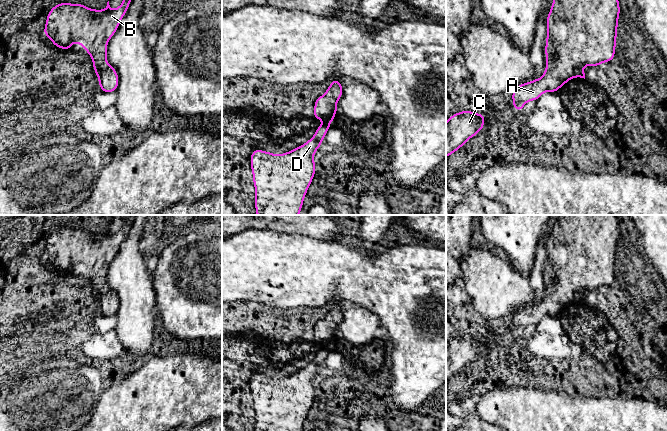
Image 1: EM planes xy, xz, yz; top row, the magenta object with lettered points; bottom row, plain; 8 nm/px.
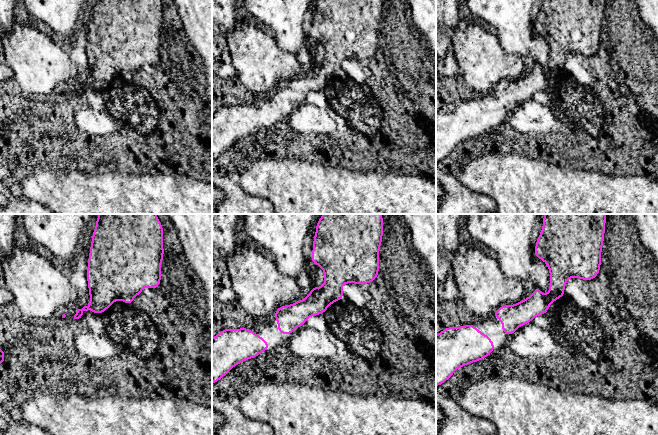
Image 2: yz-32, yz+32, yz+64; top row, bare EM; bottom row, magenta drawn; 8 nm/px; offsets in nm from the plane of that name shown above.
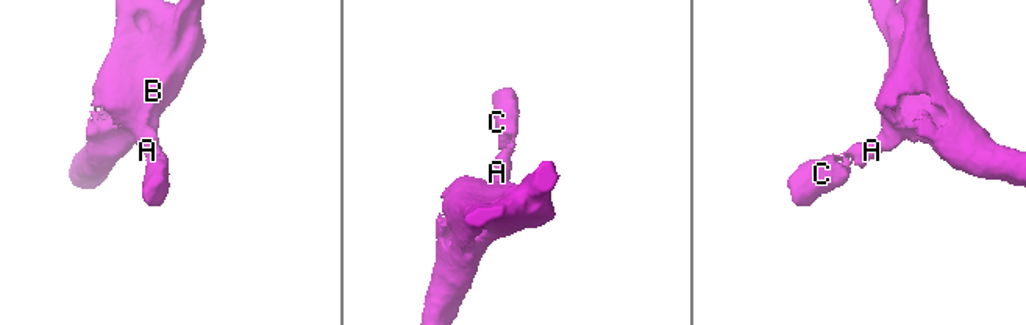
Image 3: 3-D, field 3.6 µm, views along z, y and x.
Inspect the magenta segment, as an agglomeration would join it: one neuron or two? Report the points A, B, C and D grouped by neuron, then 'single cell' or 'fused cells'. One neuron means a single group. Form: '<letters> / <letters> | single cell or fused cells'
A B C D | single cell

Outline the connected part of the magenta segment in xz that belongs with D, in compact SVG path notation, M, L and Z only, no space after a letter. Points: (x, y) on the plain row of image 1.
M331 303L325 318L314 327L312 340L324 347L315 359L303 369L276 379L256 372L250 380L255 431L303 431L303 424L314 402L316 387L313 381L338 335L337 325L343 319L343 310Z

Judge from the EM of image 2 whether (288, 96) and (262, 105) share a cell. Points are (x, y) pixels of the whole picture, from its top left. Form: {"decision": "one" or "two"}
{"decision": "one"}

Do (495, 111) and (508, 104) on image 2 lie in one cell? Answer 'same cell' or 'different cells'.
same cell

